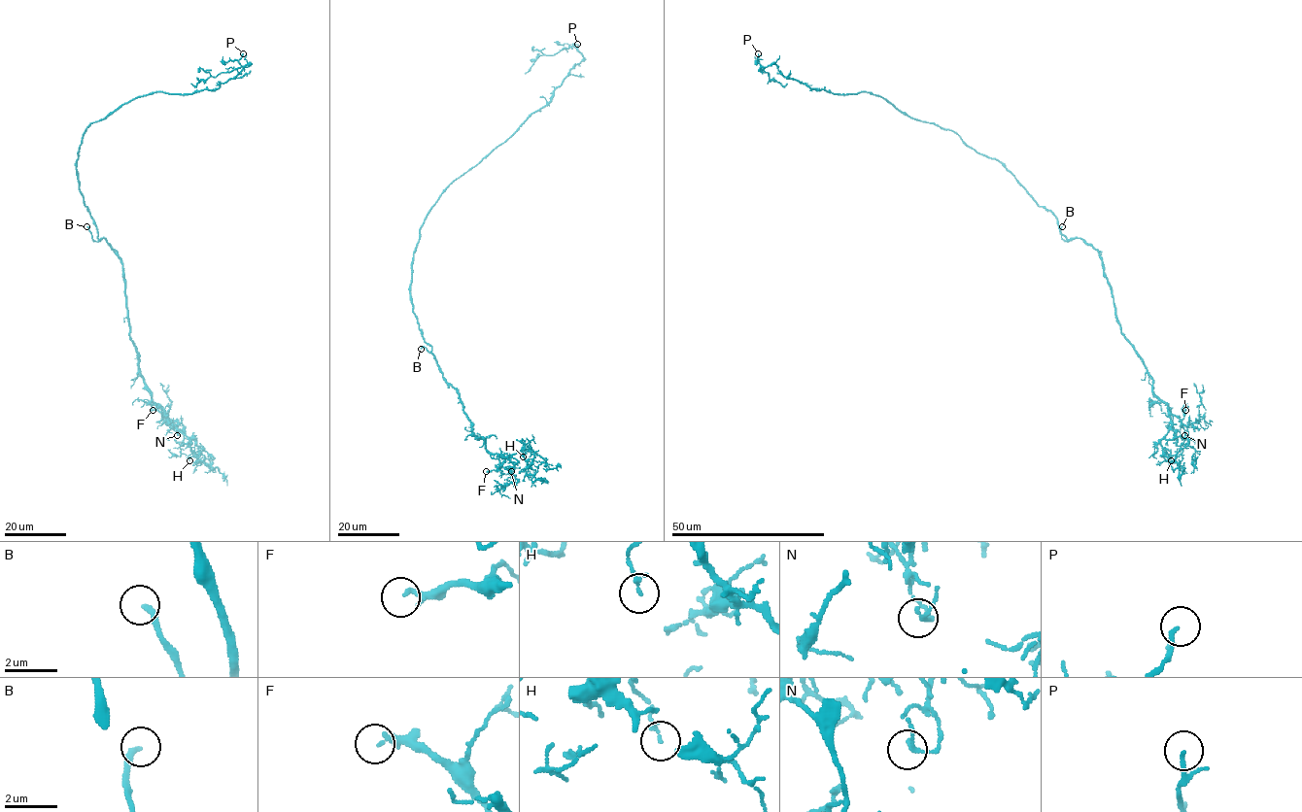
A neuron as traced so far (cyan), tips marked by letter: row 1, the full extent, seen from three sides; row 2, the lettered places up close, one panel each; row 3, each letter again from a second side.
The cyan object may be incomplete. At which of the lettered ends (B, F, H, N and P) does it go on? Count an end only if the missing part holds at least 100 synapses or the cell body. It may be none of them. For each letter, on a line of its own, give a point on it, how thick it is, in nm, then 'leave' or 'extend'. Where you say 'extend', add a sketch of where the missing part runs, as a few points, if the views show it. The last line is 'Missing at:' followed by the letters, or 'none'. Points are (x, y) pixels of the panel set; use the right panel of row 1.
B: (1062, 226) | 220 nm | extend
F: (1185, 410) | 200 nm | extend | (1185, 410), (1187, 412), (1181, 409), (1187, 400), (1199, 397), (1208, 390), (1213, 378), (1211, 371)
H: (1171, 460) | 160 nm | leave
N: (1184, 435) | 110 nm | leave
P: (758, 53) | 100 nm | leave
Missing at: B, F

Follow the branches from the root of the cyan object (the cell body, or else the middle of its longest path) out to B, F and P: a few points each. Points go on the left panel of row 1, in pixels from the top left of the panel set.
B: (79, 182), (83, 203), (97, 229), (97, 241), (86, 226)
F: (79, 182), (97, 237), (117, 252), (122, 265), (139, 375), (167, 420), (153, 410)
P: (79, 182), (78, 152), (92, 122), (156, 92), (216, 89), (250, 65), (239, 63), (243, 53)

